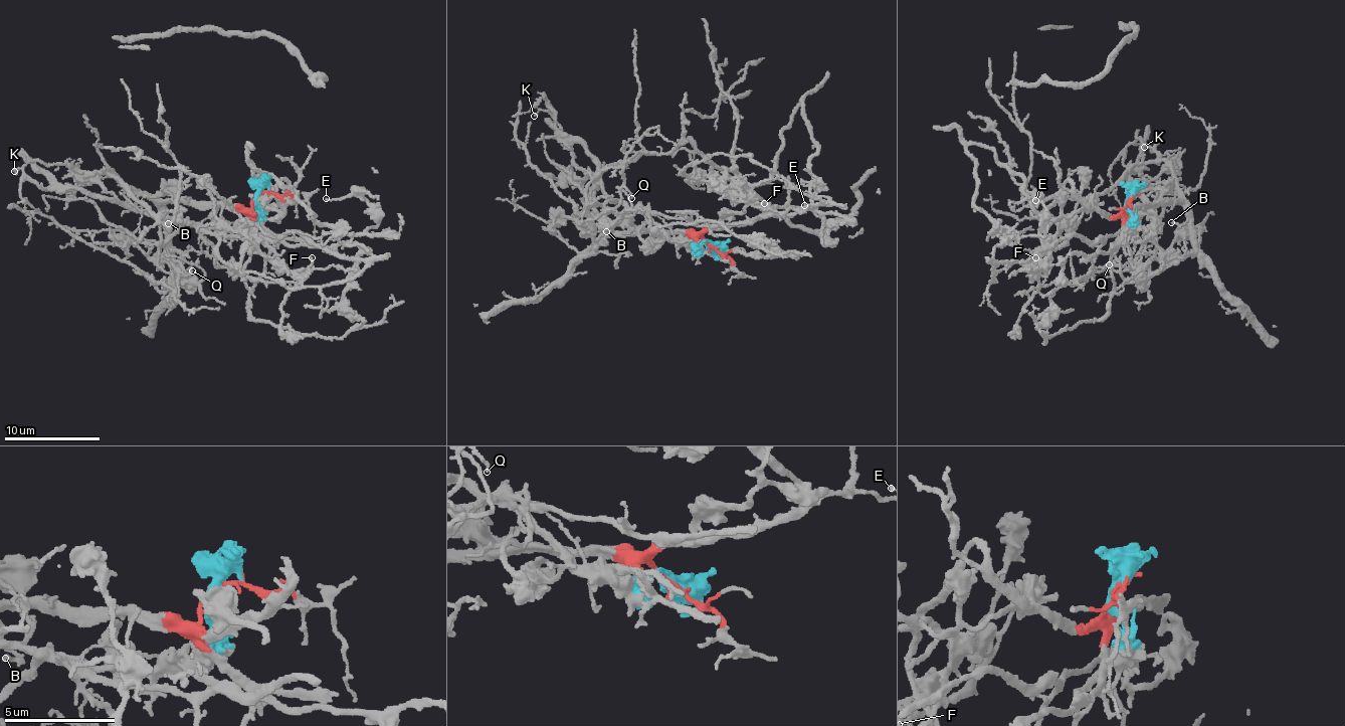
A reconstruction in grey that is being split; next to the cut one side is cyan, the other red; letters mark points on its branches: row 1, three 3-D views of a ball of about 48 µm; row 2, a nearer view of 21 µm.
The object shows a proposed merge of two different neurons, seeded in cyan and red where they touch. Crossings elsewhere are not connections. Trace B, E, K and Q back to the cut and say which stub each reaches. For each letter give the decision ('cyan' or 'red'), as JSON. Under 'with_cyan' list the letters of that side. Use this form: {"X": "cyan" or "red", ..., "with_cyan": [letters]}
{"B": "red", "E": "cyan", "K": "red", "Q": "cyan", "with_cyan": ["E", "Q"]}

